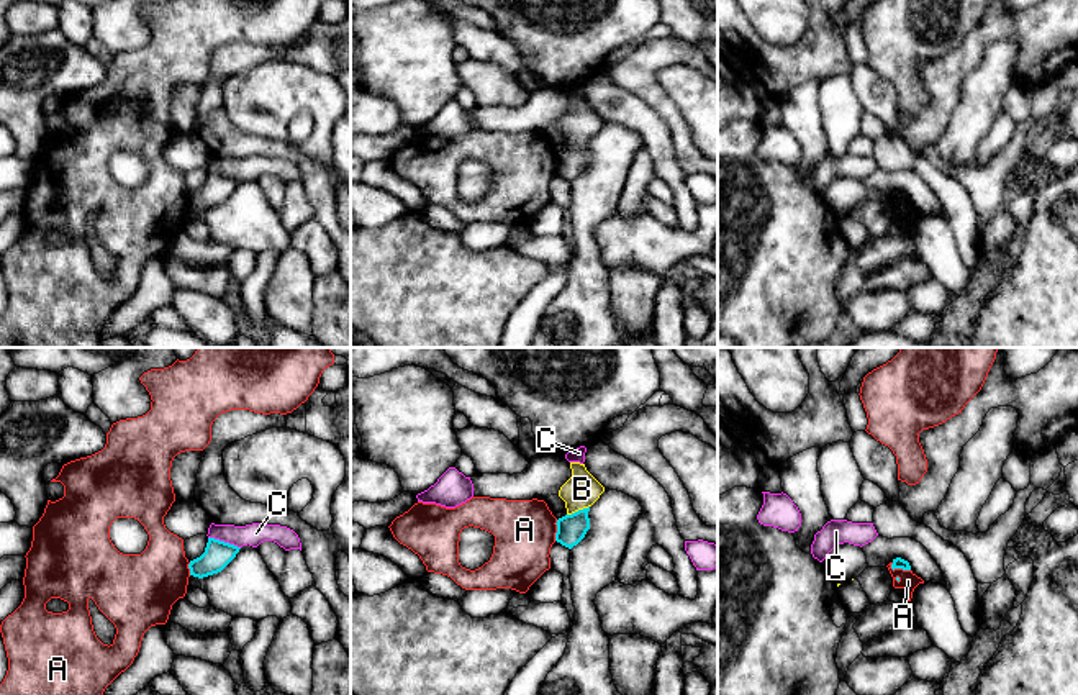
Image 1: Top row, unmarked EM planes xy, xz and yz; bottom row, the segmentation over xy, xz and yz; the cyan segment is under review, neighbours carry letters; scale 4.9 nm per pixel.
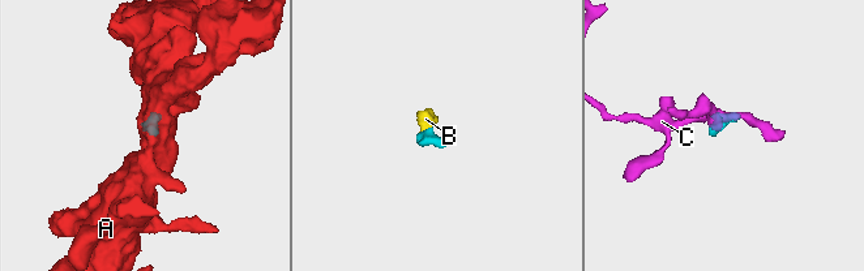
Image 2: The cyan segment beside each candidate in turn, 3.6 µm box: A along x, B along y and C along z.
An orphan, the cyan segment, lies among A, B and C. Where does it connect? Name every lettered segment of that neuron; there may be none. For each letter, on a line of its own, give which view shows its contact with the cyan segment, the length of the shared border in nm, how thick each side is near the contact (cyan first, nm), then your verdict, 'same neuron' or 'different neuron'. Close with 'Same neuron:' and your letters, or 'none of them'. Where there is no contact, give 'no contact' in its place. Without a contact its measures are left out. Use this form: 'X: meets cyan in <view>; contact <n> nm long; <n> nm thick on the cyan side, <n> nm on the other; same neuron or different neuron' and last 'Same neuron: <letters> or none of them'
A: meets cyan in yz; contact 110 nm long; 60 nm thick on the cyan side, 90 nm on the other; different neuron
B: meets cyan in xz; contact 120 nm long; 140 nm thick on the cyan side, 170 nm on the other; same neuron
C: meets cyan in xy; contact 170 nm long; 140 nm thick on the cyan side, 110 nm on the other; different neuron
Same neuron: B

